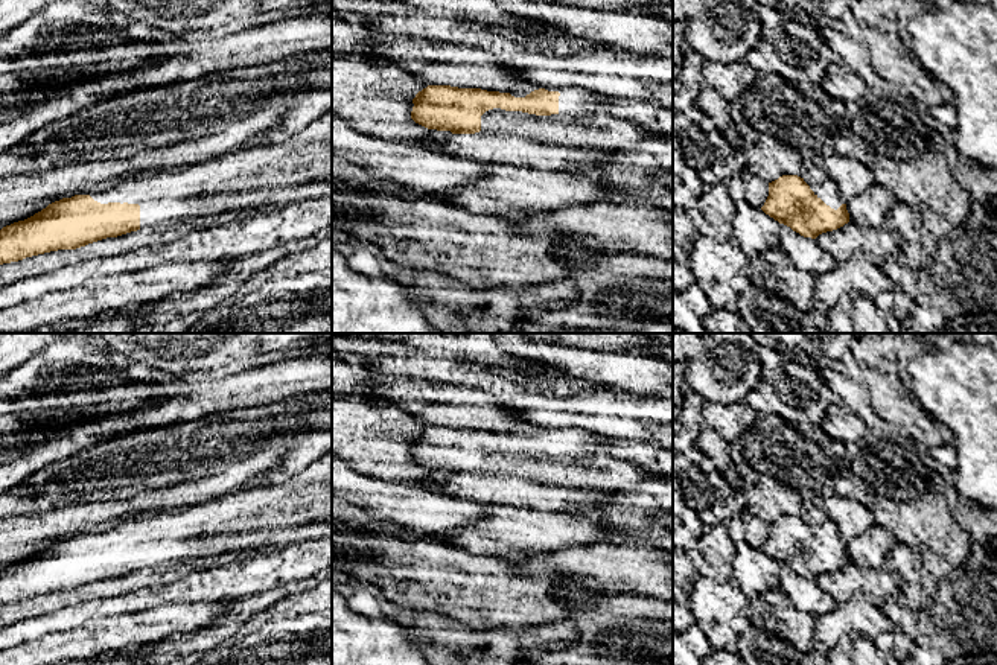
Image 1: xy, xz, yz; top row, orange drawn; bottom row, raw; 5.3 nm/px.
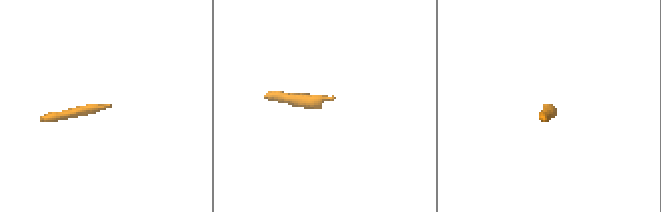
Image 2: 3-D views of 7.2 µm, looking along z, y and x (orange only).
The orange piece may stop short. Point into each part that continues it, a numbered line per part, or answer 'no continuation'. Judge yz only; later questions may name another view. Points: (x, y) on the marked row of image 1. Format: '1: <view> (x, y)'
1: yz (827, 190)

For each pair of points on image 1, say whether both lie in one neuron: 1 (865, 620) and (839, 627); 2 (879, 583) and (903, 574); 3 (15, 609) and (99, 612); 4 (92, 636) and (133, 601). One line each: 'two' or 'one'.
1: one
2: two
3: two
4: two

